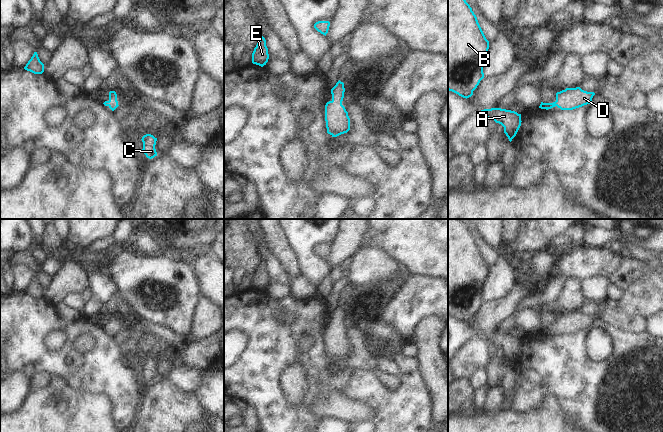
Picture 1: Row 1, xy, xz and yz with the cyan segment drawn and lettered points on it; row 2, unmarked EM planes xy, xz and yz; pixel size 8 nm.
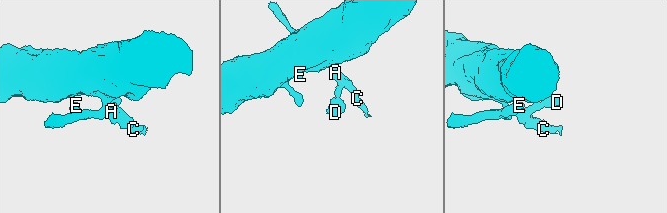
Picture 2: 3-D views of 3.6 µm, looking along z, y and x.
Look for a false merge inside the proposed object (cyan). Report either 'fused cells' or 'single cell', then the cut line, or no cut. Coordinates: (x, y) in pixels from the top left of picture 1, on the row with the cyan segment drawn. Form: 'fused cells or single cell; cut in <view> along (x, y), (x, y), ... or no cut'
single cell; no cut

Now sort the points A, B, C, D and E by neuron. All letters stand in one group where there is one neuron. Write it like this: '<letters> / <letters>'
A B C D E

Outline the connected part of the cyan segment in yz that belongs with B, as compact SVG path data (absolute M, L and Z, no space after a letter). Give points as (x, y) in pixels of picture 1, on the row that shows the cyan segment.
M448 0L448 90L469 98L484 78L486 39L466 0Z

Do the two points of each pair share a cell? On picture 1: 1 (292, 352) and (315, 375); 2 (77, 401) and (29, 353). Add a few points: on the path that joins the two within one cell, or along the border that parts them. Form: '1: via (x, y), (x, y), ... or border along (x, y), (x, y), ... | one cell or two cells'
1: via (298, 357), (312, 369) | one cell
2: border along (68, 385), (75, 389), (91, 392) | two cells

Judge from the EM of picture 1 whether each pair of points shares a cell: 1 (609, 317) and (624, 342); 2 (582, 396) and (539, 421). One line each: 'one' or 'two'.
1: two
2: two

